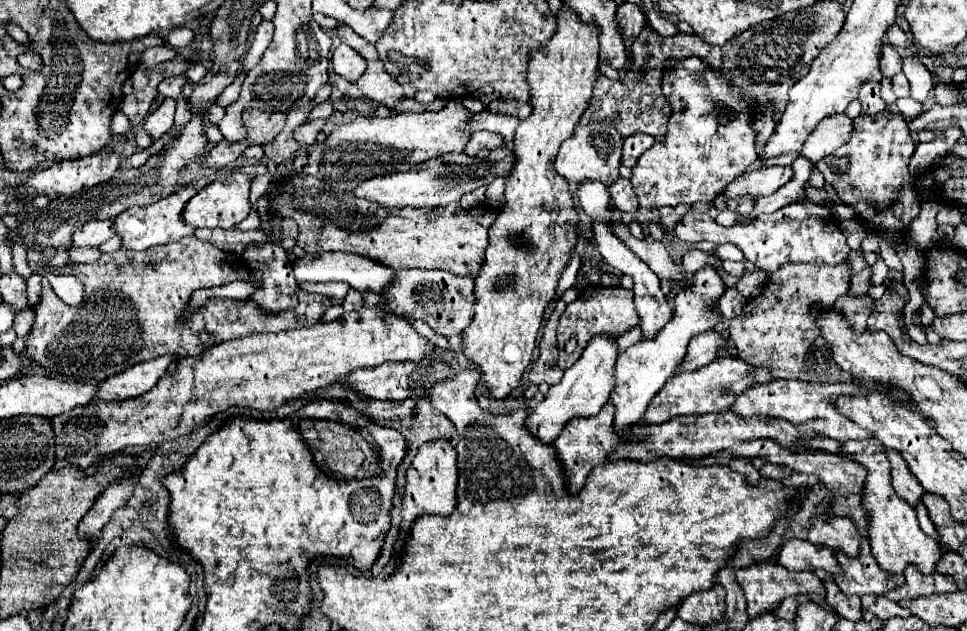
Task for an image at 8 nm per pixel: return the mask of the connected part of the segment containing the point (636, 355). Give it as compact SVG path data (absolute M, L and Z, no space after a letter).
M703 267L693 275L689 287L685 287L675 297L675 311L671 321L659 331L657 339L653 341L639 341L631 345L623 355L619 355L615 363L615 387L609 393L609 403L615 407L615 431L625 431L637 425L643 419L643 413L649 401L657 395L657 391L671 379L677 371L677 365L687 353L687 345L691 337L711 331L715 325L723 321L721 313L715 309L719 297L723 295L725 285L713 267Z

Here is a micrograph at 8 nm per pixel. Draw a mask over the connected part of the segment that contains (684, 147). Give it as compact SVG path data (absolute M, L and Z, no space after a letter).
M697 57L681 59L679 63L675 63L675 67L665 69L665 73L663 73L663 93L665 93L665 95L669 97L669 101L671 101L673 115L671 115L671 119L669 119L669 123L667 123L667 137L665 137L665 143L655 143L655 145L637 161L637 167L633 169L631 185L633 185L633 189L635 189L637 197L639 197L641 209L659 209L659 207L665 207L665 205L677 207L677 205L681 205L681 203L693 205L693 203L697 203L697 201L701 201L701 203L713 203L713 199L723 191L723 187L725 187L727 183L731 183L737 175L743 175L743 173L747 171L747 167L749 167L751 163L757 161L757 153L755 153L755 131L753 131L751 117L747 117L747 115L751 115L751 113L747 113L747 111L751 111L751 109L749 109L749 105L743 101L741 91L739 91L737 87L727 85L727 83L729 83L729 81L723 79L721 73L711 71L711 69L705 67L705 65L701 63L701 59L697 59Z

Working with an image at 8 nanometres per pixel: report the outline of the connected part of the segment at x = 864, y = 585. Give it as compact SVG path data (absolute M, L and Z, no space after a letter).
M861 539L861 553L857 559L837 553L837 561L843 569L843 575L833 575L835 583L845 595L885 595L891 589L897 589L905 583L903 575L887 573L871 555L869 539Z

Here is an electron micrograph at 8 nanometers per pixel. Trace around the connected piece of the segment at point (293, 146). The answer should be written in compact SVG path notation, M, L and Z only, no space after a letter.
M285 127L283 131L287 131L285 135L281 133L279 139L275 139L273 143L267 143L263 149L265 149L265 155L273 161L273 163L283 163L285 159L293 157L293 153L299 149L299 145L293 141L291 137L291 127Z

